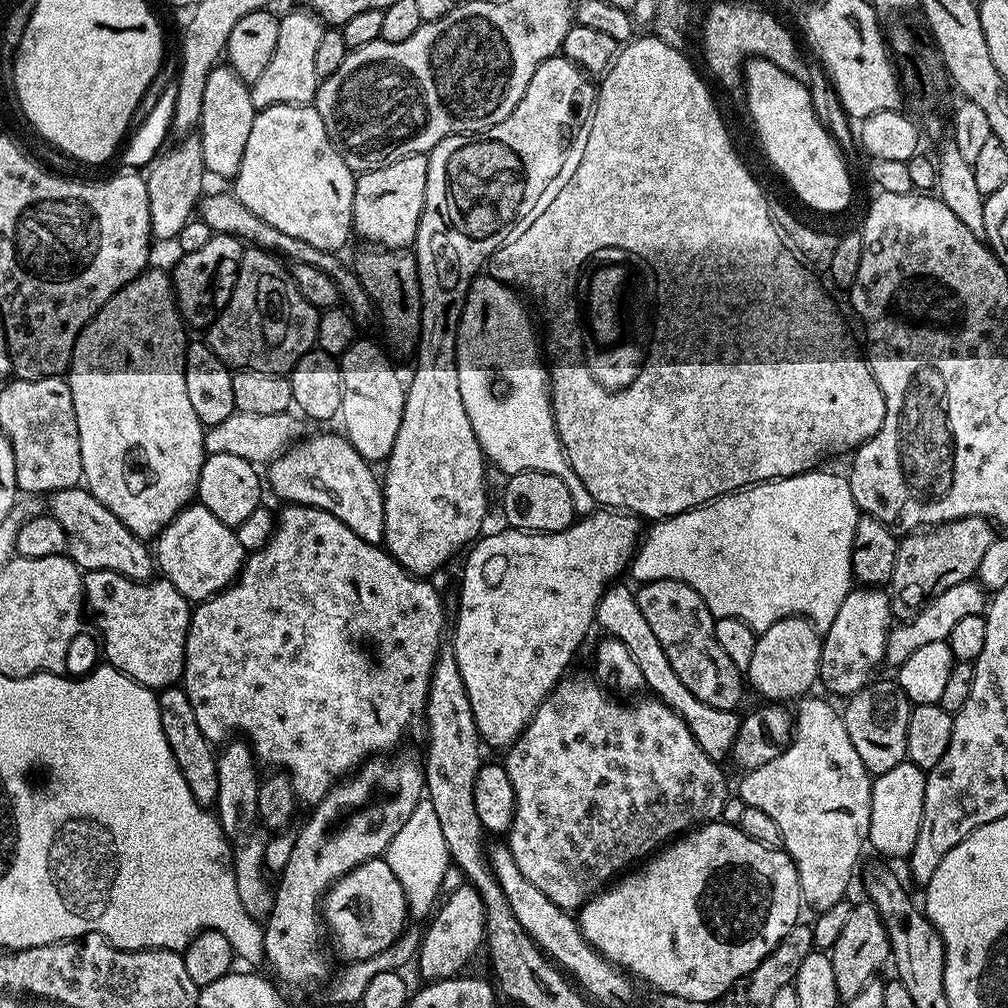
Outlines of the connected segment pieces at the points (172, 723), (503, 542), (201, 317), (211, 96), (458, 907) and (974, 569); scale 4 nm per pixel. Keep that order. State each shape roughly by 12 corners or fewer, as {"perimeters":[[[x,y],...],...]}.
{"perimeters":[[[183,687],[156,697],[166,742],[201,806],[218,798],[217,753]],[[635,515],[471,545],[450,650],[481,741],[524,733],[631,565]],[[213,234],[171,269],[185,325],[207,329],[218,315],[216,275],[235,274],[238,236]],[[233,68],[206,78],[205,169],[234,178],[258,109]],[[463,882],[423,929],[424,982],[461,975],[486,940],[486,906]],[[982,516],[900,540],[893,613],[926,607],[979,573],[997,535]]]}

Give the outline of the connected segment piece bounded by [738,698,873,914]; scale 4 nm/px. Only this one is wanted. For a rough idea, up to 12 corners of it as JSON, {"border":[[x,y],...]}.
{"border":[[795,705],[792,741],[739,777],[783,826],[803,907],[849,895],[873,777],[843,715]]}

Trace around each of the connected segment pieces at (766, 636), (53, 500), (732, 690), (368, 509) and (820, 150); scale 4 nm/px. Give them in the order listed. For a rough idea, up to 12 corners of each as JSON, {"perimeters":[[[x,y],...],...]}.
{"perimeters":[[[804,616],[759,633],[746,680],[768,702],[820,678],[821,633]],[[87,487],[46,508],[84,572],[153,579],[154,556]],[[677,580],[635,589],[638,610],[686,690],[739,709],[742,670],[717,617]],[[316,432],[267,465],[281,501],[384,543],[384,489],[347,436]],[[769,60],[742,68],[768,160],[816,212],[852,200],[845,153],[805,81]]]}

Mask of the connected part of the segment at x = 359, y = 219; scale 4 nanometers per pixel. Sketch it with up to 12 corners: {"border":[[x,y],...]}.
{"border":[[427,155],[356,176],[352,227],[407,249],[426,198]]}

